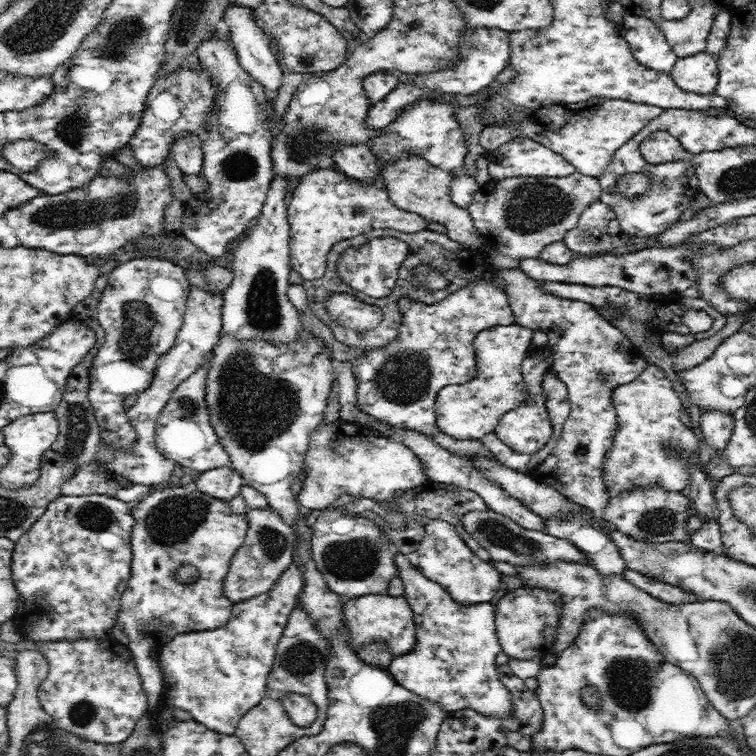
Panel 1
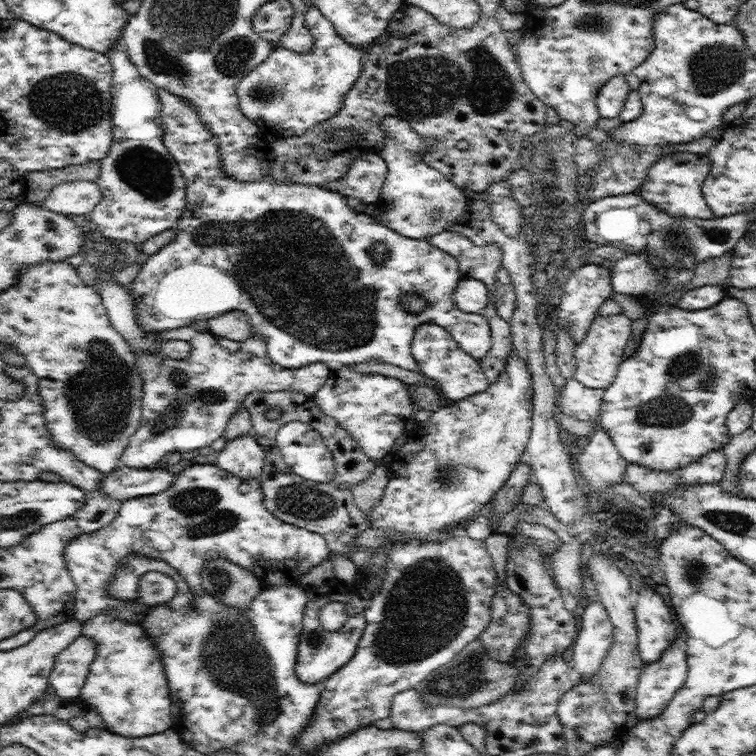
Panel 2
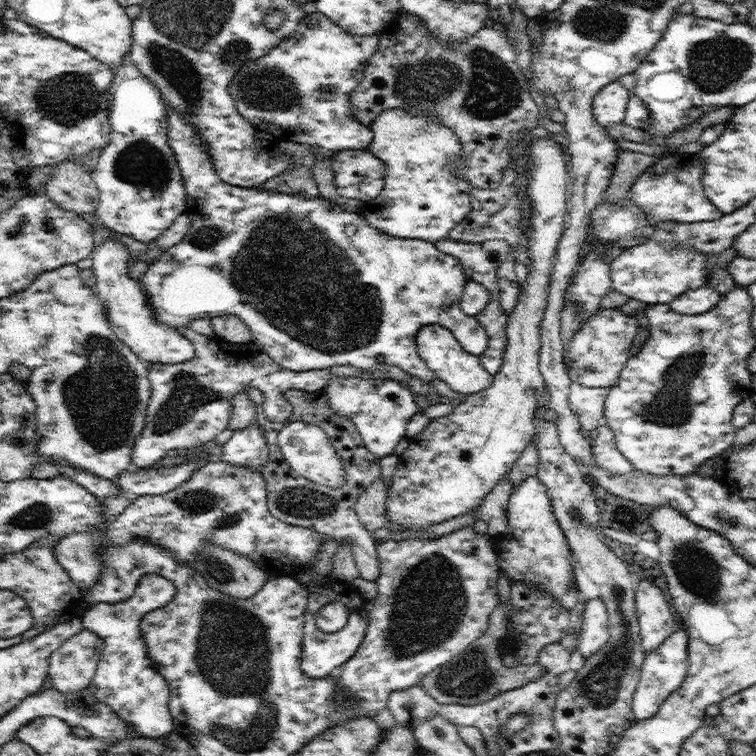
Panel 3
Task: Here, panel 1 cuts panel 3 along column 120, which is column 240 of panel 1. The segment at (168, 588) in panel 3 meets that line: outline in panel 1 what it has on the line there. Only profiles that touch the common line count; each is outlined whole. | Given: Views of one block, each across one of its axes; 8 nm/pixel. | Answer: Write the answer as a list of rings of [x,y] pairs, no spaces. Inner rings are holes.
[[[295,561],[269,592],[234,603],[226,625],[214,630],[182,633],[164,644],[159,657],[164,677],[157,708],[159,719],[171,716],[171,709],[181,708],[210,730],[235,734],[239,720],[264,698],[278,641],[288,617],[299,606],[305,582],[301,566]]]

